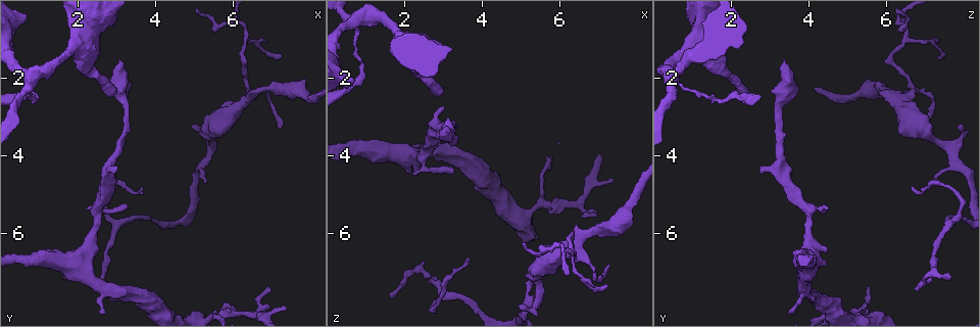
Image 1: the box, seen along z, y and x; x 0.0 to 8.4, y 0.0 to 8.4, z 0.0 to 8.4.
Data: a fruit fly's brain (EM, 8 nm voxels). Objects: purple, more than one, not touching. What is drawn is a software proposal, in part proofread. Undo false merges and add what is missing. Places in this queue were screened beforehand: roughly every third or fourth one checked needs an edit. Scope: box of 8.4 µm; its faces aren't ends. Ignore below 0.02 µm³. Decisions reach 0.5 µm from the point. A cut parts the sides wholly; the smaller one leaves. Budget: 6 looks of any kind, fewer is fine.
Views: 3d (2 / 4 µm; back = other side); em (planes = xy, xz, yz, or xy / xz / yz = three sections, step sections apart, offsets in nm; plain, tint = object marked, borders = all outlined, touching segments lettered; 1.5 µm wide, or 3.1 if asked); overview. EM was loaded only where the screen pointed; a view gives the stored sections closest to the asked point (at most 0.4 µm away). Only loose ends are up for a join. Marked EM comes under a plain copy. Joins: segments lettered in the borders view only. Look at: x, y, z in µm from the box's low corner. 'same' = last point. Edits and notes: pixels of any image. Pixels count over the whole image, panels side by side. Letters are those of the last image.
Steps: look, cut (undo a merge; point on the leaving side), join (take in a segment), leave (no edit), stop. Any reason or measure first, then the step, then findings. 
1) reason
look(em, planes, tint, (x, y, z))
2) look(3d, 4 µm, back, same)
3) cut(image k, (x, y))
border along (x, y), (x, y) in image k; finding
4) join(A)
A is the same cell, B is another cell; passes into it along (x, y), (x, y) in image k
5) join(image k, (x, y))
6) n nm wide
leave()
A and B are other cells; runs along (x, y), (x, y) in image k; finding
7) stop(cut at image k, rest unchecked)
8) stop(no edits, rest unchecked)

free end
look(em, planes, borders, (2.85, 2.50, 2.45))

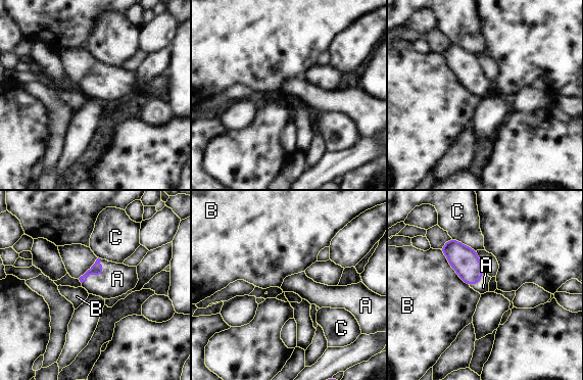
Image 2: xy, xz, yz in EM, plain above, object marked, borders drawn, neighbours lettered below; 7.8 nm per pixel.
join(A)
A is the same cell, B and C are other cells; passes into it along (97, 268), (99, 275), (117, 279) in image 2; the neuron continues

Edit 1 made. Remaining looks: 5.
free end
look(em, xz, step 4, tint, (7.25, 3.20, 6.85))

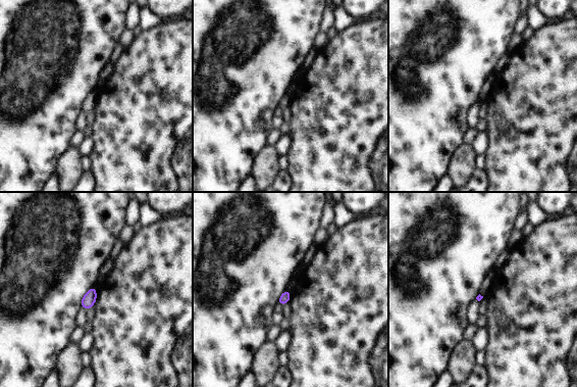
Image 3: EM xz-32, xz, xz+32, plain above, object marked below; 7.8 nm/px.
another direction
look(em, planes, borders, same)

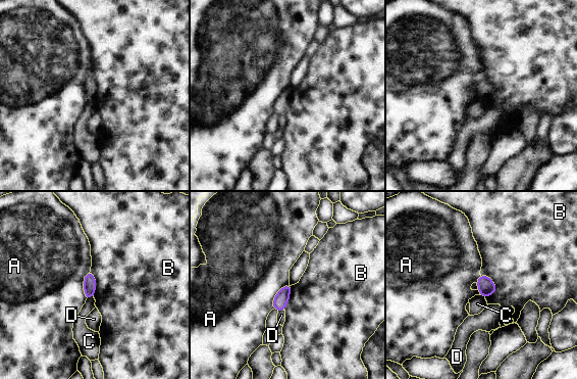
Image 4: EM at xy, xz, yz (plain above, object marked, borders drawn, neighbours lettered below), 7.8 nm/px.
100 nm wide
leave()
A, B, C and D are other cells; border along (480, 274), (496, 287), (492, 296) in image 4; no lettered segment goes on from it

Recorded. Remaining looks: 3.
branch stops here
look(em, xz, step 4, tint, (7.25, 1.45, 7.30))

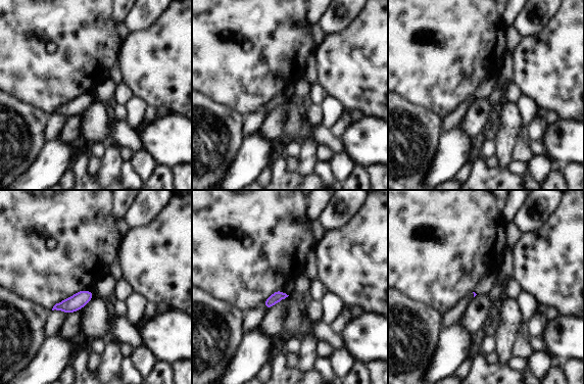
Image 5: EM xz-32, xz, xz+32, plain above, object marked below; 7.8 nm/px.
another direction
look(em, planes, borders, same)

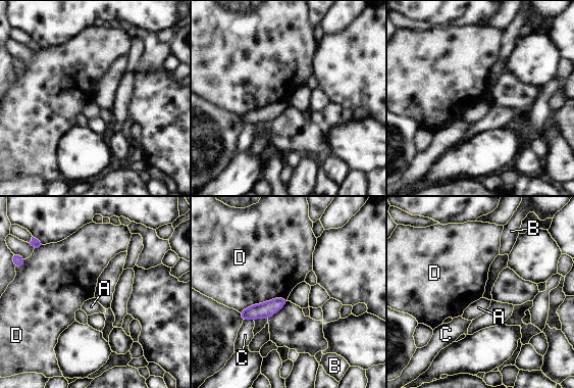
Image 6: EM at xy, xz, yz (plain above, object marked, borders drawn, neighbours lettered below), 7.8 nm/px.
leave()
A, B, C and D are other cells; border along (286, 298), (273, 297), (240, 312) in image 6; none of them fits

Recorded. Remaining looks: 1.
stop(join at image 2, rest unchecked)

